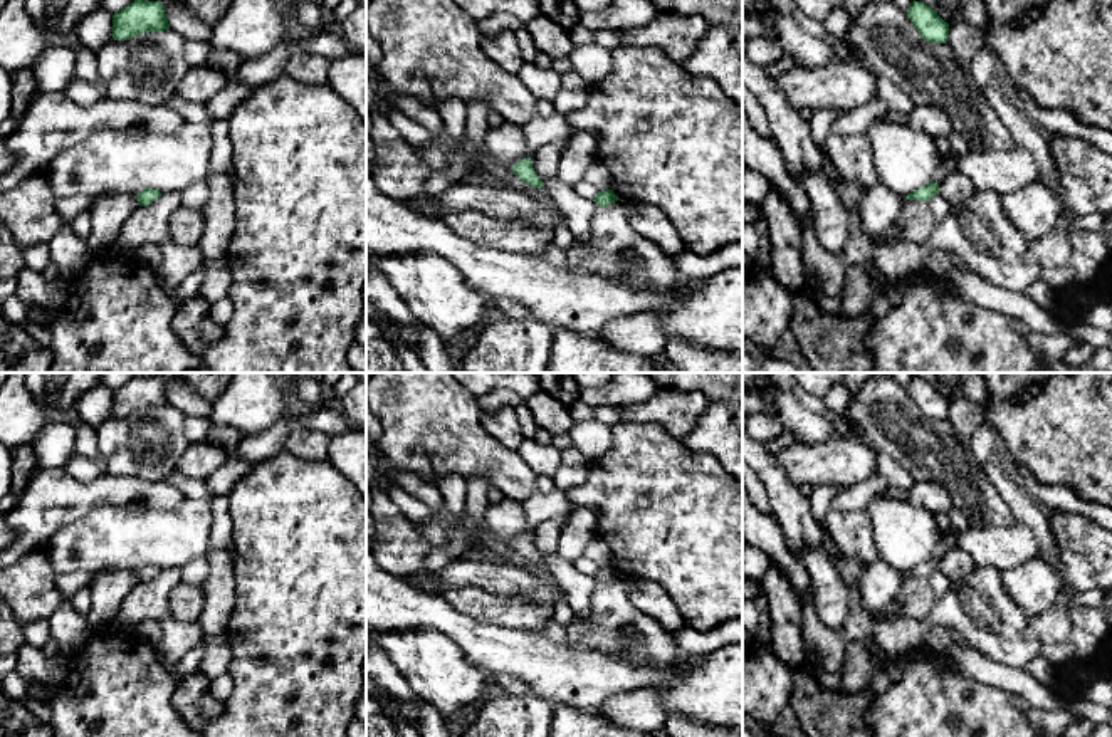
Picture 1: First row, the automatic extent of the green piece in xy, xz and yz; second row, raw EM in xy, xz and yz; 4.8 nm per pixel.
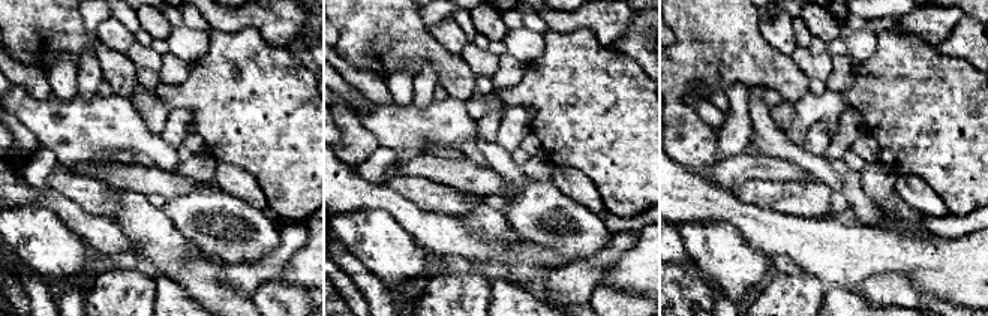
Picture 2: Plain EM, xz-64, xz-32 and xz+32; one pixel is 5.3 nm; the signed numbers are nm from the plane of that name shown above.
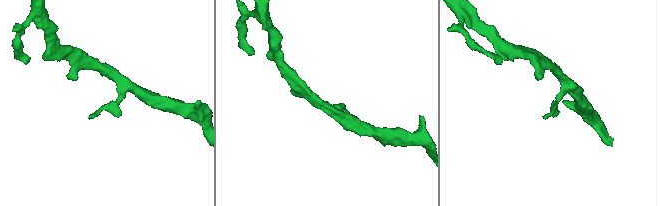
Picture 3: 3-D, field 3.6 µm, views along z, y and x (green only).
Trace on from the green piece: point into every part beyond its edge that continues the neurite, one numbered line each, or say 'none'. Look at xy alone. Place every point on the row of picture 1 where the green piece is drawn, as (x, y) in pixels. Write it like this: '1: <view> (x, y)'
none

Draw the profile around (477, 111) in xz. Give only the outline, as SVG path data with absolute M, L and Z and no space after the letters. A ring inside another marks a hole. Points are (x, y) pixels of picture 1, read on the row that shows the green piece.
M477 99L467 104L467 134L474 146L484 146L485 133L489 129L487 116L490 107L487 101Z

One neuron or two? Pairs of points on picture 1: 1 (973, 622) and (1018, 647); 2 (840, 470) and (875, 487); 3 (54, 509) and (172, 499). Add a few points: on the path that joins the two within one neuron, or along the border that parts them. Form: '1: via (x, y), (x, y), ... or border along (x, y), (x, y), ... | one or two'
1: via (985, 622), (1007, 643) | one
2: border along (877, 472), (854, 484), (837, 487) | two
3: via (83, 497), (96, 492), (143, 492) | one

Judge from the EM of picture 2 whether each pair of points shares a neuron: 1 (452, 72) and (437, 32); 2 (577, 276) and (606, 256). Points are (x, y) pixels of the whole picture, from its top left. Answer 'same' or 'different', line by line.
1: different
2: same

